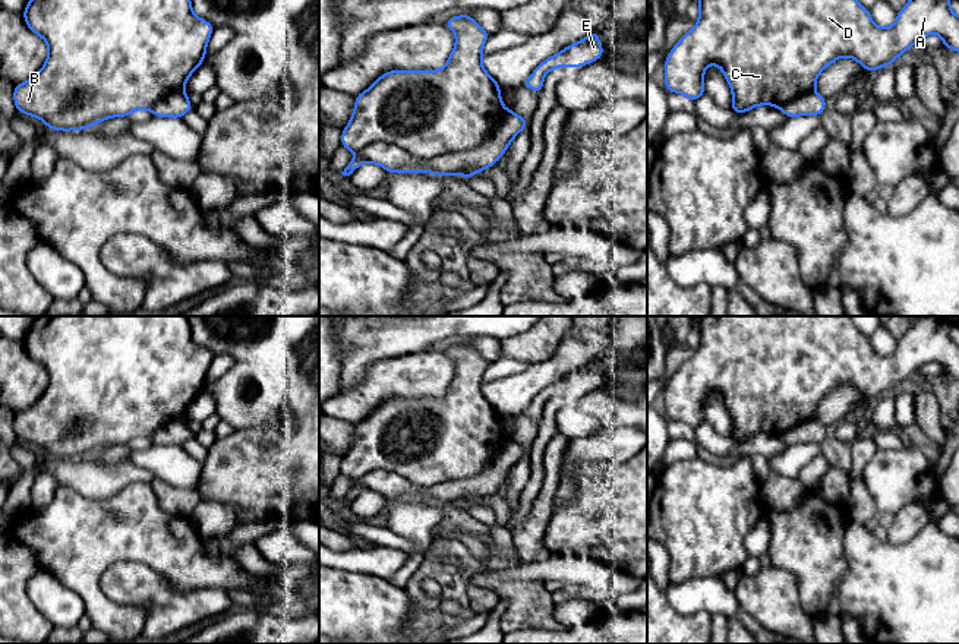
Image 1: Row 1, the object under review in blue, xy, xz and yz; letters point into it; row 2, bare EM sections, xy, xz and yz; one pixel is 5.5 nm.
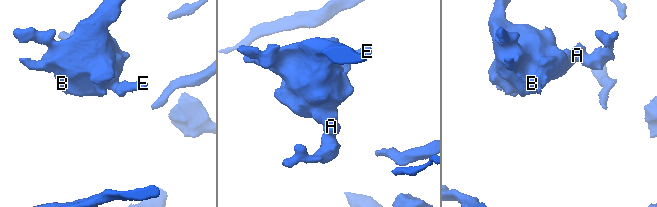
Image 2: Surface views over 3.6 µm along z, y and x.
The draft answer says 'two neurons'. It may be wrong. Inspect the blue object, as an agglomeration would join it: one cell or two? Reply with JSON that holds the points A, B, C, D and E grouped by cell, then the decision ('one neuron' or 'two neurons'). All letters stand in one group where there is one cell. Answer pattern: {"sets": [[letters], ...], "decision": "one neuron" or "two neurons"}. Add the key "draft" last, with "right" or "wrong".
{"sets": [["A", "B", "C", "D"], ["E"]], "decision": "two neurons", "draft": "right"}

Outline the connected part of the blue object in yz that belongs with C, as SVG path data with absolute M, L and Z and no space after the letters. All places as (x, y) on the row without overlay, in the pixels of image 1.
M700 316L698 334L695 354L681 364L663 391L665 416L695 430L706 422L706 395L716 392L732 419L729 438L739 442L757 433L782 436L798 424L814 420L818 402L839 385L851 385L867 400L873 400L893 392L899 383L930 362L940 363L944 376L959 381L959 344L950 337L950 323L941 316L917 319L889 356L880 356L873 350L870 337L858 331L852 316Z

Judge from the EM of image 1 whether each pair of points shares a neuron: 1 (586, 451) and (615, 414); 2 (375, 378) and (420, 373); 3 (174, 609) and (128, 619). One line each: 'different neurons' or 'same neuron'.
1: different neurons
2: same neuron
3: different neurons

